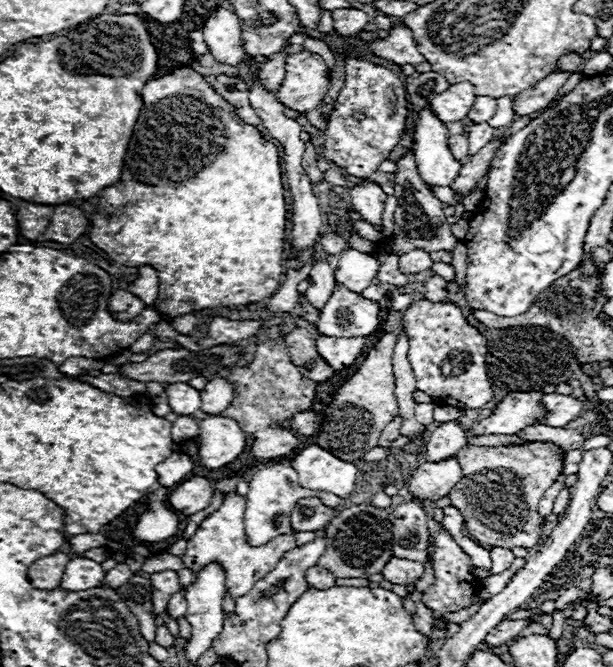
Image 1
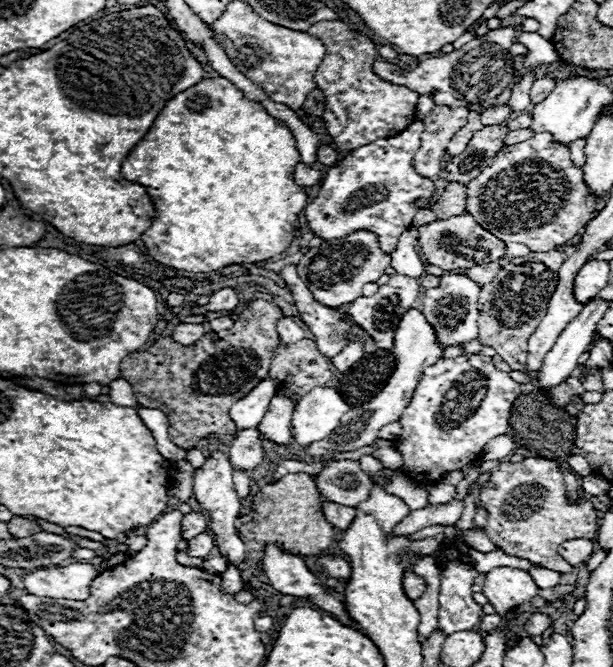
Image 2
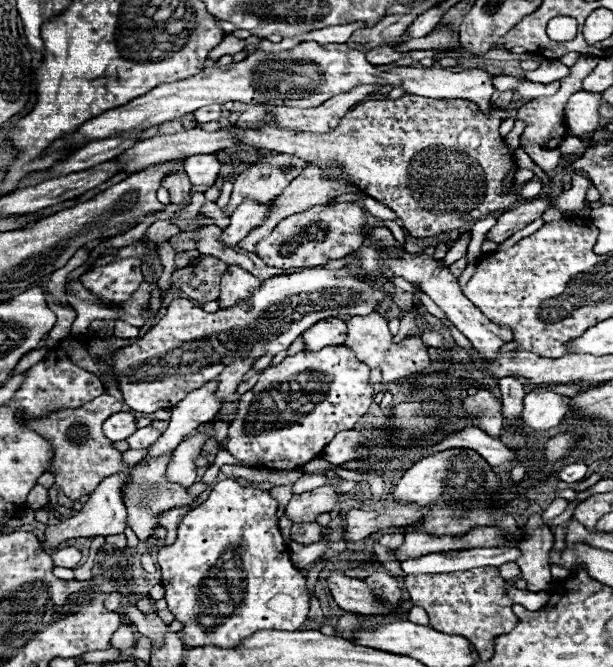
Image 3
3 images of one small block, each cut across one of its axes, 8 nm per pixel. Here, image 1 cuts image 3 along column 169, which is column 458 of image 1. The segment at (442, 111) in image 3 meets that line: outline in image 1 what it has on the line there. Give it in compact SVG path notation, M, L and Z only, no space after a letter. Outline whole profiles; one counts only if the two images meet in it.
M458 134L458 136L450 136L448 138L448 146L452 150L452 156L456 160L462 160L468 156L468 138L464 134Z

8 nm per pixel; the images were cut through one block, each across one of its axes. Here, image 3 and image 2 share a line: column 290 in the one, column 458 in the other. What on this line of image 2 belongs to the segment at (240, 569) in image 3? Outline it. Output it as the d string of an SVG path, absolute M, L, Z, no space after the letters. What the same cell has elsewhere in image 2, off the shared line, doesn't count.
M440 562L440 614L438 628L452 634L466 628L476 628L484 616L482 606L472 600L472 582L478 576L476 568L464 562Z

